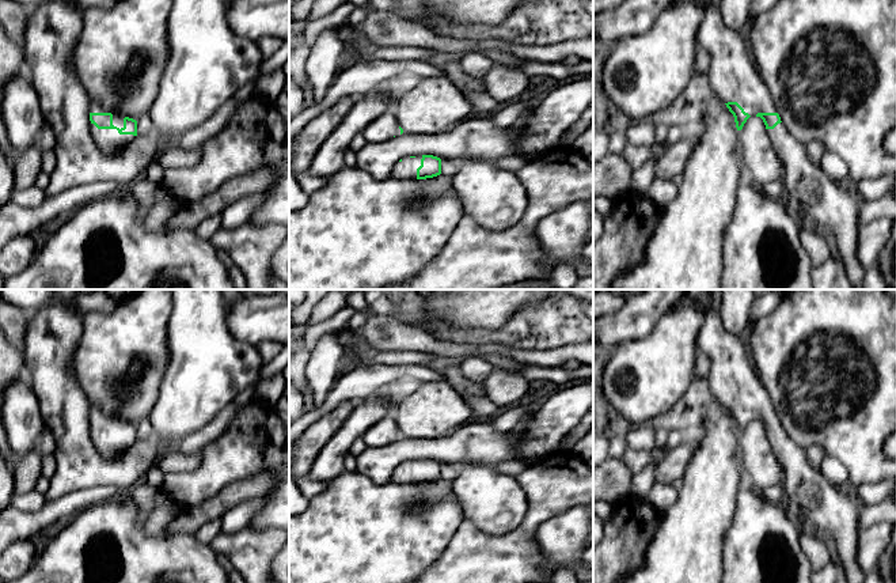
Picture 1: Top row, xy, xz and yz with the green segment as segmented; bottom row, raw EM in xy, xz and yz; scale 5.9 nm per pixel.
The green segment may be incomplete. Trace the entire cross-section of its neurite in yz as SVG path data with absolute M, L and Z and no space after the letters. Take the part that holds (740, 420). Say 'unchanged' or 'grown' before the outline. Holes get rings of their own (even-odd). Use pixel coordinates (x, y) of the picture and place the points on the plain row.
grown; M707 298L701 299L696 304L705 313L705 319L696 337L696 348L710 361L707 378L714 400L733 419L737 435L743 434L749 421L756 420L763 424L771 448L785 473L783 488L786 491L786 500L800 504L802 520L808 527L813 531L827 531L834 537L847 582L865 583L866 573L858 565L859 503L853 496L844 496L840 488L836 488L820 470L815 469L806 458L806 451L787 436L756 368L751 366L747 357L743 342L739 337L725 330L718 308L713 308Z

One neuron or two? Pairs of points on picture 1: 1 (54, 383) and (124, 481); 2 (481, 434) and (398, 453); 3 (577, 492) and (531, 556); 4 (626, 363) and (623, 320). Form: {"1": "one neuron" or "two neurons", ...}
{"1": "one neuron", "2": "one neuron", "3": "one neuron", "4": "two neurons"}

